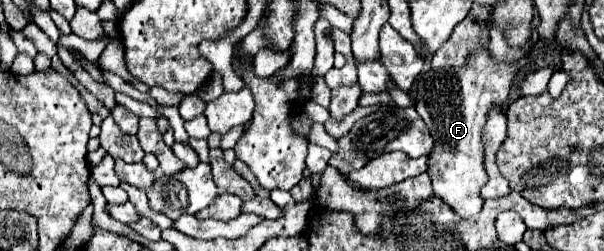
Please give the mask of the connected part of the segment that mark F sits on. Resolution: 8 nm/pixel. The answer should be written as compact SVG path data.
M476 48L466 68L430 70L422 74L416 84L416 112L422 116L434 138L434 150L428 162L434 194L462 218L478 214L484 204L480 188L488 182L482 154L482 128L486 124L486 114L492 106L506 108L512 80L528 60L530 58L526 56L516 66L510 66L506 62L494 62L488 48Z

